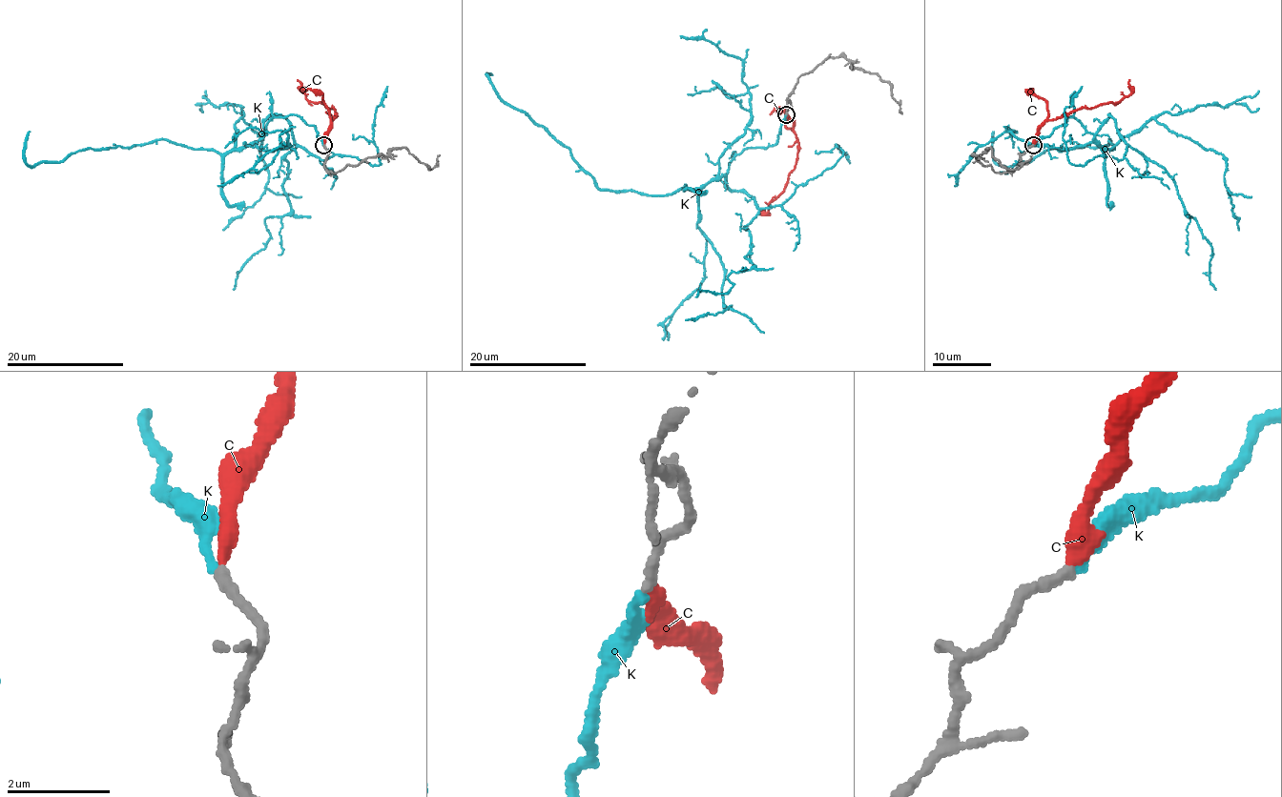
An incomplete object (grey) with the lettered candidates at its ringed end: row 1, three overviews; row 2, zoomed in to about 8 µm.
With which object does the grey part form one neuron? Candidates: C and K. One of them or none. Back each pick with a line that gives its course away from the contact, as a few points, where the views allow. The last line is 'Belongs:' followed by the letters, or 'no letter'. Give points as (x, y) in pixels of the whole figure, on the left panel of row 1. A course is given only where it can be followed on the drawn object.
K: via (322, 146), (295, 114), (275, 116), (256, 141), (219, 154), (165, 139), (83, 149), (30, 166), (30, 131)
Belongs: K

